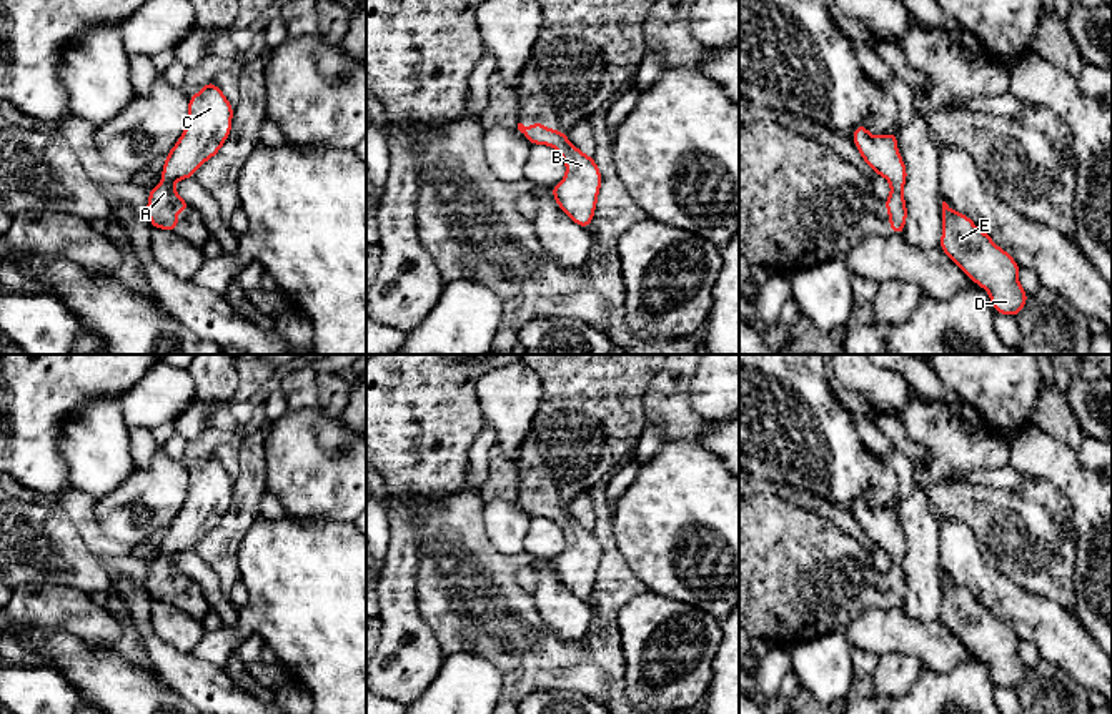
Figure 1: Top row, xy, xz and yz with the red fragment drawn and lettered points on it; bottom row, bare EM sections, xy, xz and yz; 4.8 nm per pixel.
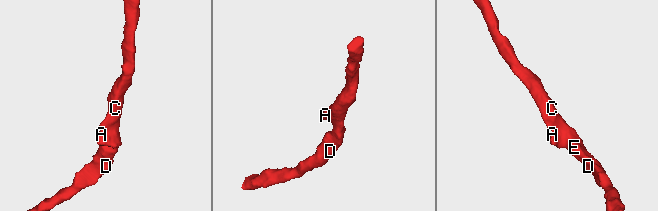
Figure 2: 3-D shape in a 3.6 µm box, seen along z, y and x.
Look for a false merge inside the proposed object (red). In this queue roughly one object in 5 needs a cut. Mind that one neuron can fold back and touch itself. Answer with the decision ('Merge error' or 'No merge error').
No merge error

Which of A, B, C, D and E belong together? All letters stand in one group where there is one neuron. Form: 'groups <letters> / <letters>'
groups A B C D E

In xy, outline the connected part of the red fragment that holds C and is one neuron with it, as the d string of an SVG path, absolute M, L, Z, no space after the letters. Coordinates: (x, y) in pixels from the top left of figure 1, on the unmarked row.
M211 453L188 471L186 501L166 526L163 554L148 566L145 588L151 601L173 604L180 599L175 588L186 584L190 576L175 564L173 558L193 551L195 544L220 524L231 504L231 491L233 479Z

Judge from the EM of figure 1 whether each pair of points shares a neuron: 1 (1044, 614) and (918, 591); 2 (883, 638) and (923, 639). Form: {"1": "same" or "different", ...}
{"1": "different", "2": "same"}

